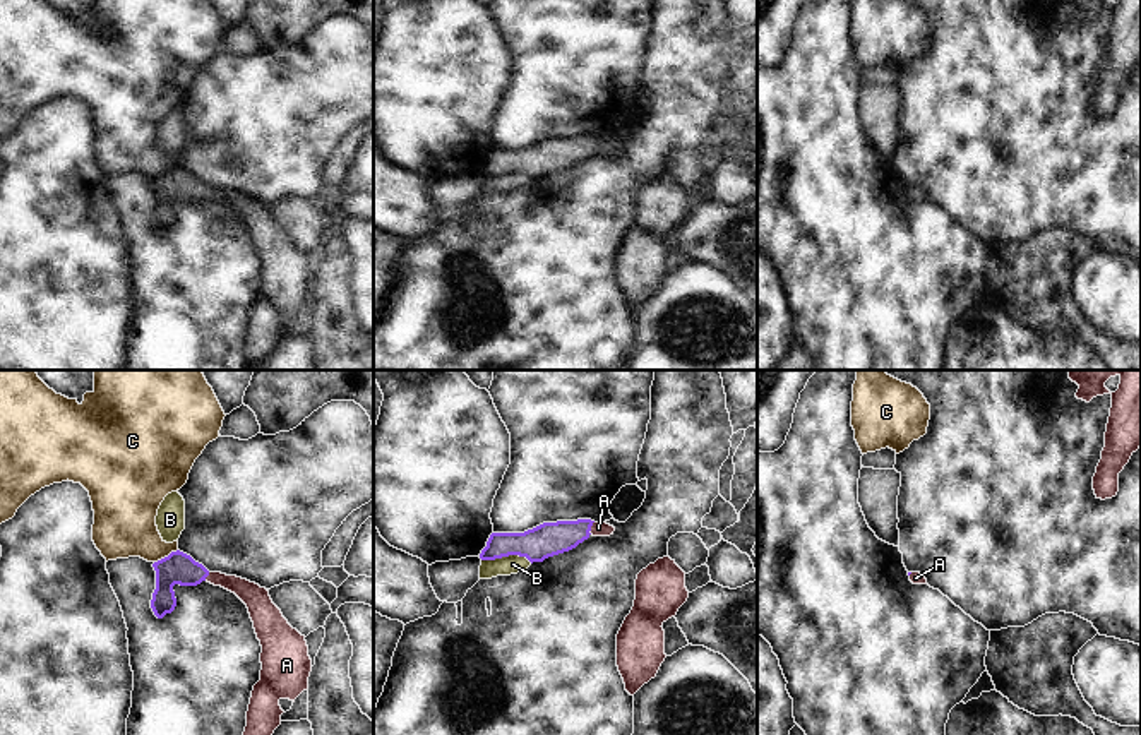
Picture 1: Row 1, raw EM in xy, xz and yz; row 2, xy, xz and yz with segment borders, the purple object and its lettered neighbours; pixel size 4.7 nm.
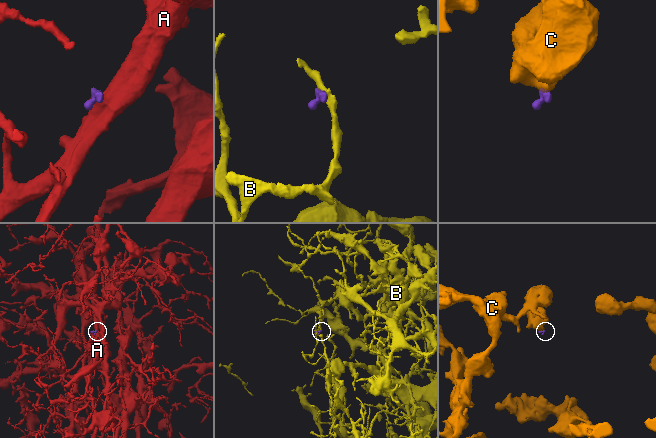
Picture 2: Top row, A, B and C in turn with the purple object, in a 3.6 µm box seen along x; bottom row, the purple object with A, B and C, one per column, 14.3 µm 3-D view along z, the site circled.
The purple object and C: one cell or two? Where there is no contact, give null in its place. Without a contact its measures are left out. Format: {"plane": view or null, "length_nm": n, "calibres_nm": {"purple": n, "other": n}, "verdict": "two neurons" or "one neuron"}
{"plane": "xy", "length_nm": 130, "calibres_nm": {"purple": 150, "other": 280}, "verdict": "two neurons"}

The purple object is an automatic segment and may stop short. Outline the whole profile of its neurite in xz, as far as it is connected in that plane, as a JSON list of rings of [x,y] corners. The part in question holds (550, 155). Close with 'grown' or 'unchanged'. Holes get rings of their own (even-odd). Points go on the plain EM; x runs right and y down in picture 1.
[[[591,135],[543,139],[524,149],[492,149],[481,166],[481,176],[509,171],[526,173],[531,180],[569,168],[593,152],[610,152],[615,144]]]; grown

